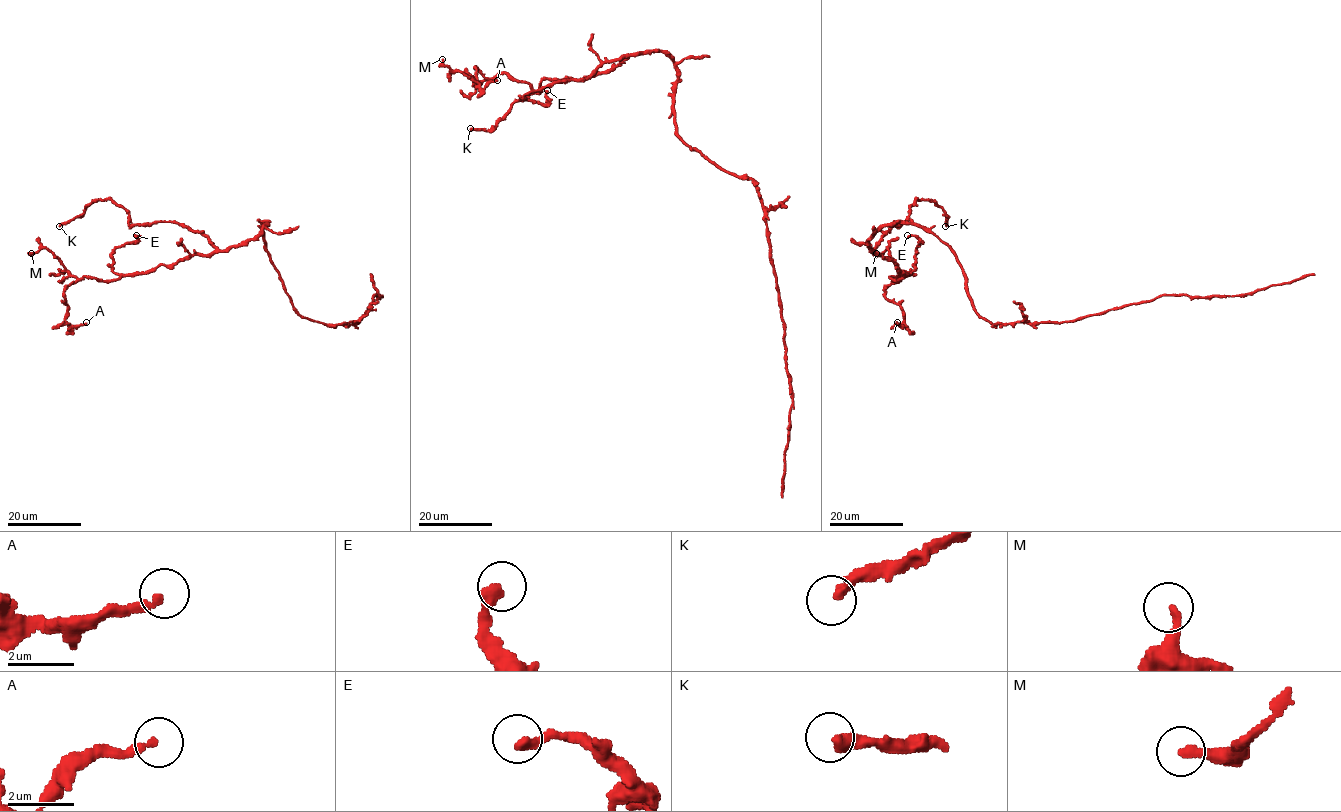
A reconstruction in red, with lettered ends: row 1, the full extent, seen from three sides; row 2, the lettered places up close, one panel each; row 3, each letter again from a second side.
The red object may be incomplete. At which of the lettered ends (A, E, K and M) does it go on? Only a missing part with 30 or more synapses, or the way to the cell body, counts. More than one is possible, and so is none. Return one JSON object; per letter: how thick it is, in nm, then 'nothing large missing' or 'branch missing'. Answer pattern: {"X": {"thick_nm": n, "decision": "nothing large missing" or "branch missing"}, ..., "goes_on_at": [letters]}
{"A": {"thick_nm": 240, "decision": "nothing large missing"}, "E": {"thick_nm": 360, "decision": "nothing large missing"}, "K": {"thick_nm": 340, "decision": "nothing large missing"}, "M": {"thick_nm": 240, "decision": "nothing large missing"}, "goes_on_at": []}

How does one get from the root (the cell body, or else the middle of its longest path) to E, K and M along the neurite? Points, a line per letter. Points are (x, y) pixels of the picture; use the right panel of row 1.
E: (966, 278), (955, 253), (914, 224), (884, 224), (868, 238), (868, 247), (908, 274), (921, 241), (907, 235)
K: (966, 278), (955, 253), (914, 224), (884, 224), (868, 247), (917, 199), (932, 199), (945, 226)
M: (966, 278), (955, 253), (914, 224), (868, 238), (906, 274), (899, 281), (888, 248), (876, 253)

